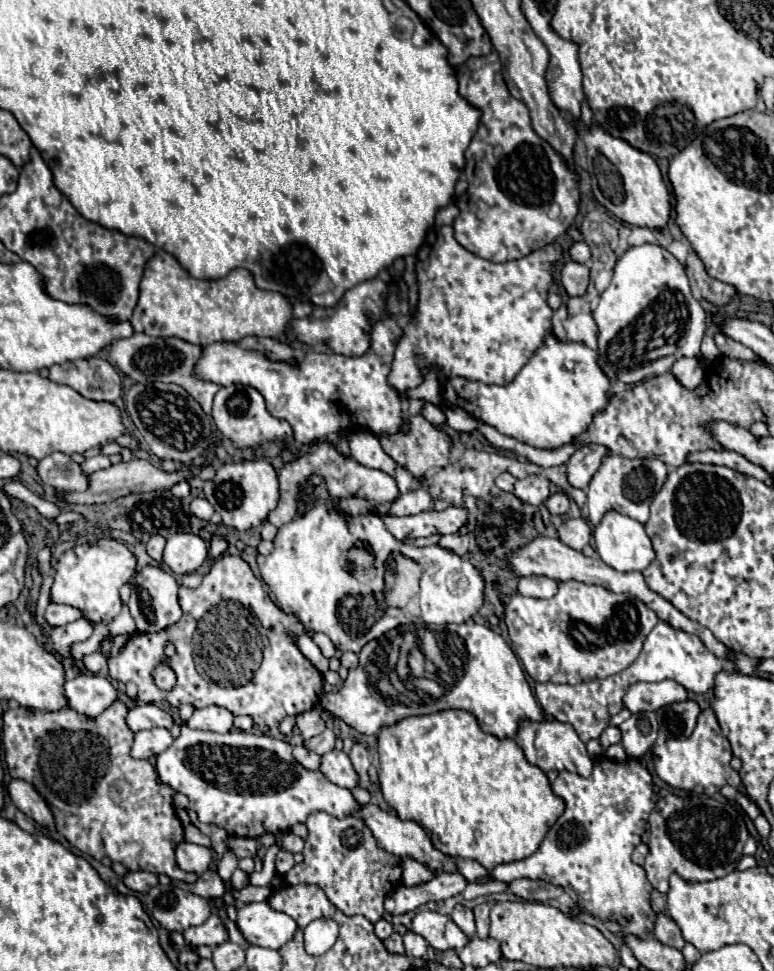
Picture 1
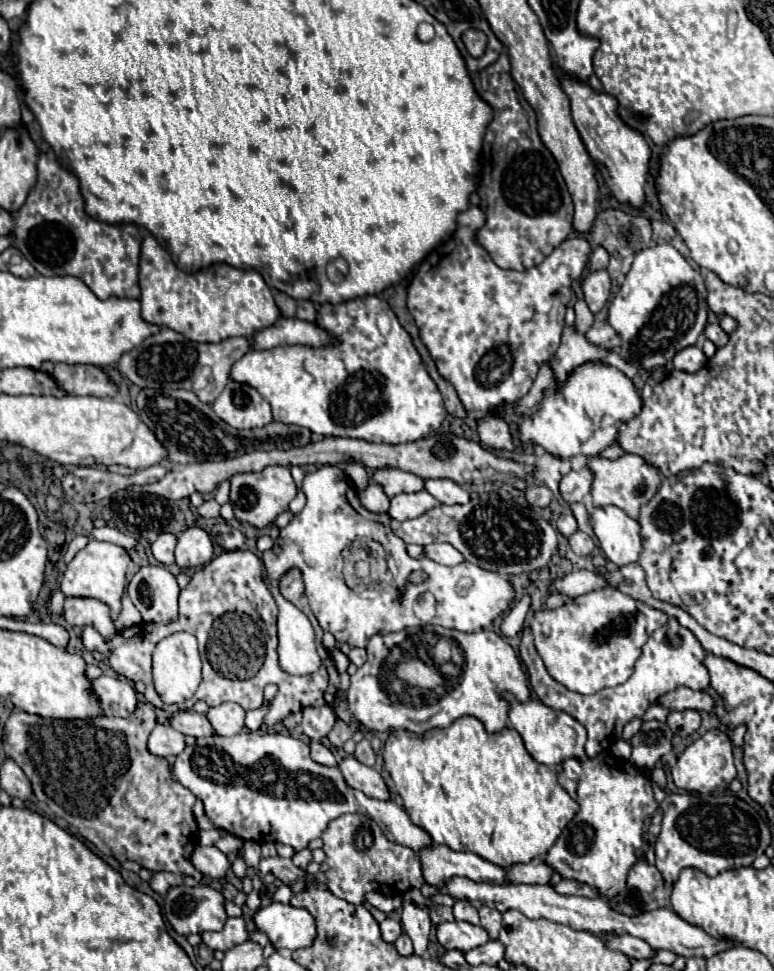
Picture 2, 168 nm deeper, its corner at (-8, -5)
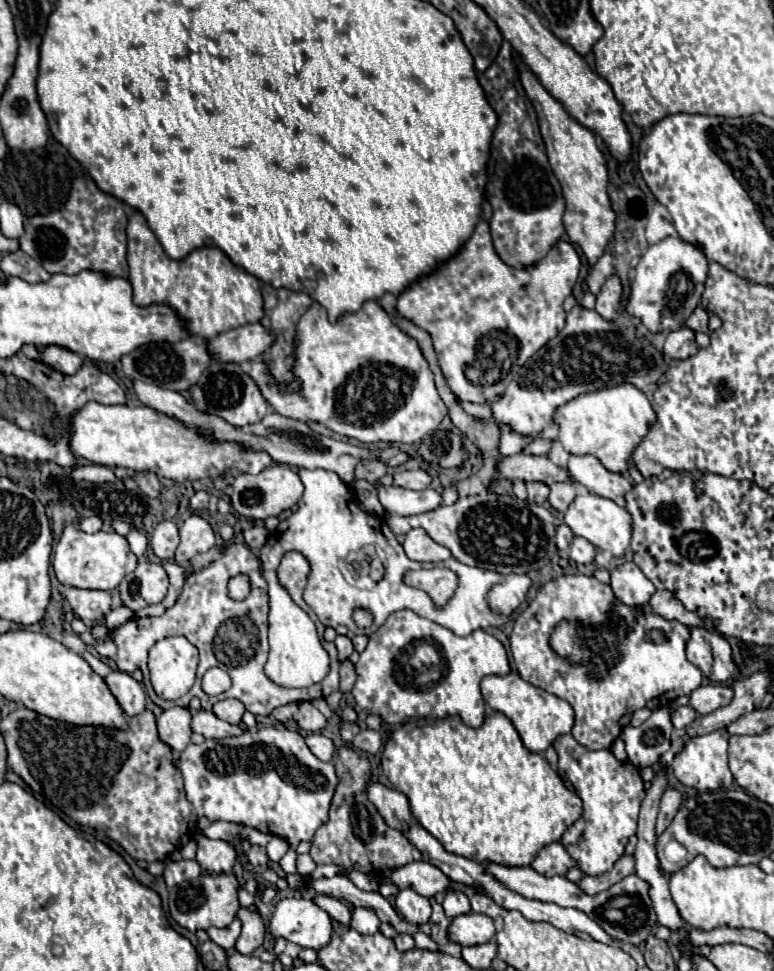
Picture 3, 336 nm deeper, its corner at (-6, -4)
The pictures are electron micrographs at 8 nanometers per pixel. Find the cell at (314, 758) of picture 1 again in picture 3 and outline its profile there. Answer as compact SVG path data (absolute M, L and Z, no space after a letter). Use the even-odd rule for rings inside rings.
M319 732L307 734L307 736L305 736L305 742L307 742L309 750L311 750L319 760L323 760L323 762L331 762L331 760L333 760L335 746L333 746L333 742L331 742L327 736L323 736L323 734L319 734Z

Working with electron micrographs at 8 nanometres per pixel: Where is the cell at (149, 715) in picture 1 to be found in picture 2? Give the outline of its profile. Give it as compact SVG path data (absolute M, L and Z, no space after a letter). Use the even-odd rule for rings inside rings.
M179 711L175 715L165 717L161 723L171 725L179 733L191 735L191 737L211 737L213 735L213 729L211 729L207 717L199 715L195 711Z

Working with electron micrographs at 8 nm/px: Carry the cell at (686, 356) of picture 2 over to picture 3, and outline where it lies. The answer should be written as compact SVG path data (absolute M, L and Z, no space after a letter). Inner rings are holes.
M681 328L679 332L669 332L663 350L667 356L677 358L677 360L685 360L685 358L693 356L697 352L695 332L691 332L691 328Z

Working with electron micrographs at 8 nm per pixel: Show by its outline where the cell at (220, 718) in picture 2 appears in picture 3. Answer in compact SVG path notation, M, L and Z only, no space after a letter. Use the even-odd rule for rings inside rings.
M225 698L213 704L213 712L217 718L231 722L231 724L241 724L241 716L245 712L245 706L237 698Z

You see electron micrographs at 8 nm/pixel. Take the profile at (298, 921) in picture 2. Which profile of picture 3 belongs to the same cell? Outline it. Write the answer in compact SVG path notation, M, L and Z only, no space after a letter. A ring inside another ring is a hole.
M291 896L277 902L269 930L275 938L285 938L301 948L323 948L331 942L331 916L313 900Z

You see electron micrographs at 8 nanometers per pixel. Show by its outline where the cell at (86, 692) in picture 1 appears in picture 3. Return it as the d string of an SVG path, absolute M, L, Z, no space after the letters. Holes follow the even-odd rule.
M115 670L105 678L105 682L127 716L137 716L139 712L145 710L145 702L147 702L147 696L143 696L145 688L127 672Z

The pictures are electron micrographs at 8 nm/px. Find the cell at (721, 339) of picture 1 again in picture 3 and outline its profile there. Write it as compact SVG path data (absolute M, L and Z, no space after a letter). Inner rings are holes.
M699 306L699 308L695 308L695 312L687 318L687 326L691 328L691 330L695 330L695 332L709 332L707 330L707 322L709 322L709 316L707 316L707 312Z

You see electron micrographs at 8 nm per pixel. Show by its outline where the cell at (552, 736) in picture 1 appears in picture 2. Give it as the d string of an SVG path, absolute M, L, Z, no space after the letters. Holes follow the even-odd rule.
M507 695L507 697L511 699L509 725L523 737L525 749L529 751L529 755L537 763L543 763L547 767L555 767L570 757L577 758L579 761L589 759L585 753L587 731L577 719L573 719L567 713L557 713L557 711L549 709L547 705L543 705L541 701L535 701L535 699L531 699L529 703L517 703L511 695Z

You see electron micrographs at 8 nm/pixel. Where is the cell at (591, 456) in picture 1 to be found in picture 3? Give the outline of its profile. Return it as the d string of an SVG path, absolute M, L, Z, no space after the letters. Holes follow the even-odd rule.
M557 482L557 484L551 486L551 494L549 494L551 508L555 508L559 512L565 512L573 500L575 500L573 482Z

